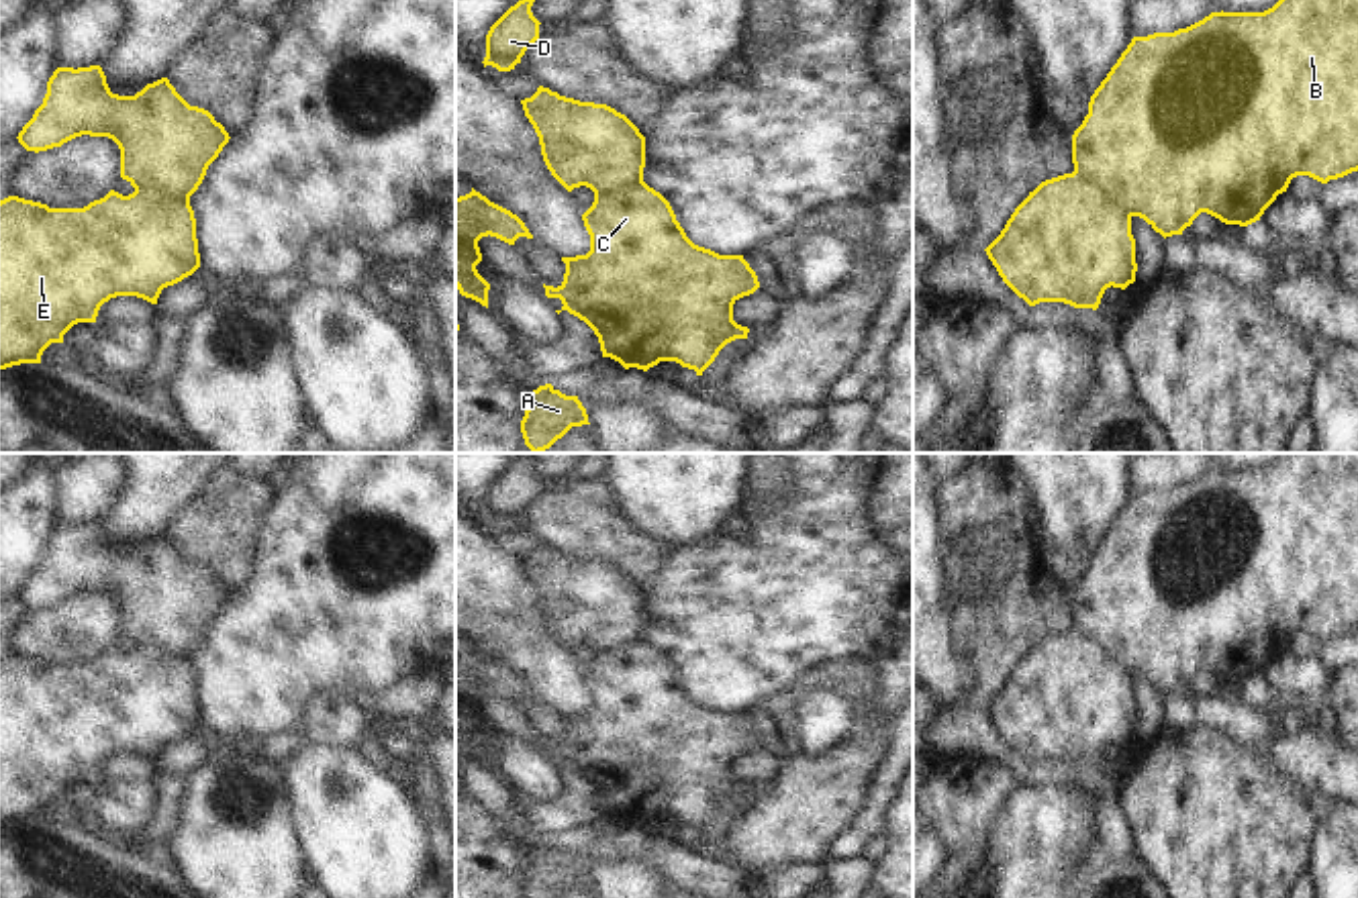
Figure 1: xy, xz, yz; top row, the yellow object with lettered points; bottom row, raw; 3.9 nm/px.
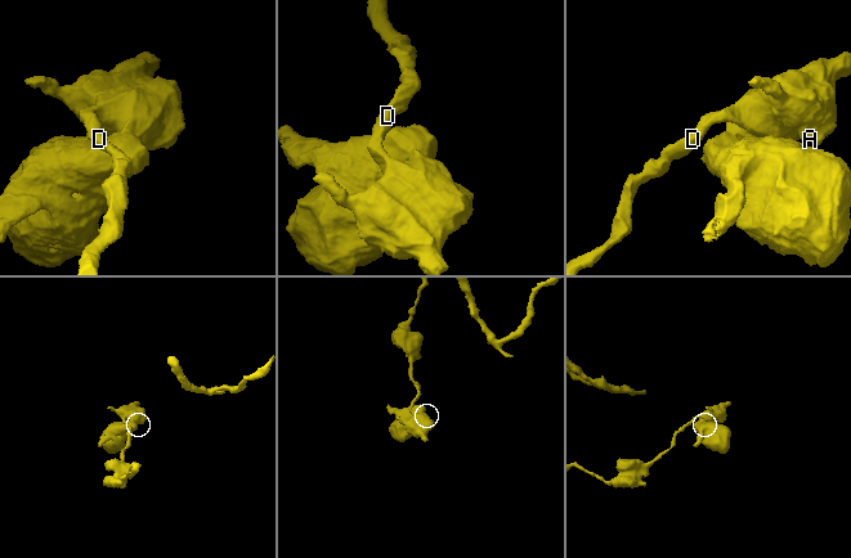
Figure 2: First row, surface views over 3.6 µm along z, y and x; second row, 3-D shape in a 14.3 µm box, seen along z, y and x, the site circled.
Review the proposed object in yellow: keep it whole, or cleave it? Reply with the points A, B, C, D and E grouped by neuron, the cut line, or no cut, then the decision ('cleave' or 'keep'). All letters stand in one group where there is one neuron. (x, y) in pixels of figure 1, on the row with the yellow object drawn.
groups A B C D / E; cut yz (1075, 170), (1091, 180), (1130, 219); cleave

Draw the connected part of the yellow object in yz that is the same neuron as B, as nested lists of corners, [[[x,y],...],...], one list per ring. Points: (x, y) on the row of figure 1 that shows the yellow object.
[[[1278,0],[1264,12],[1211,12],[1203,20],[1174,33],[1133,37],[1088,102],[1088,114],[1072,135],[1074,171],[1101,188],[1125,216],[1144,218],[1164,239],[1182,235],[1193,220],[1207,212],[1225,224],[1248,227],[1287,192],[1297,176],[1321,184],[1358,171],[1358,0]]]

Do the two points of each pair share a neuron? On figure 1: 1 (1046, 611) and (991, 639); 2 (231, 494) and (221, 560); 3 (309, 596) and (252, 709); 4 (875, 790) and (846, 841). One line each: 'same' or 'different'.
1: same
2: same
3: same
4: same

